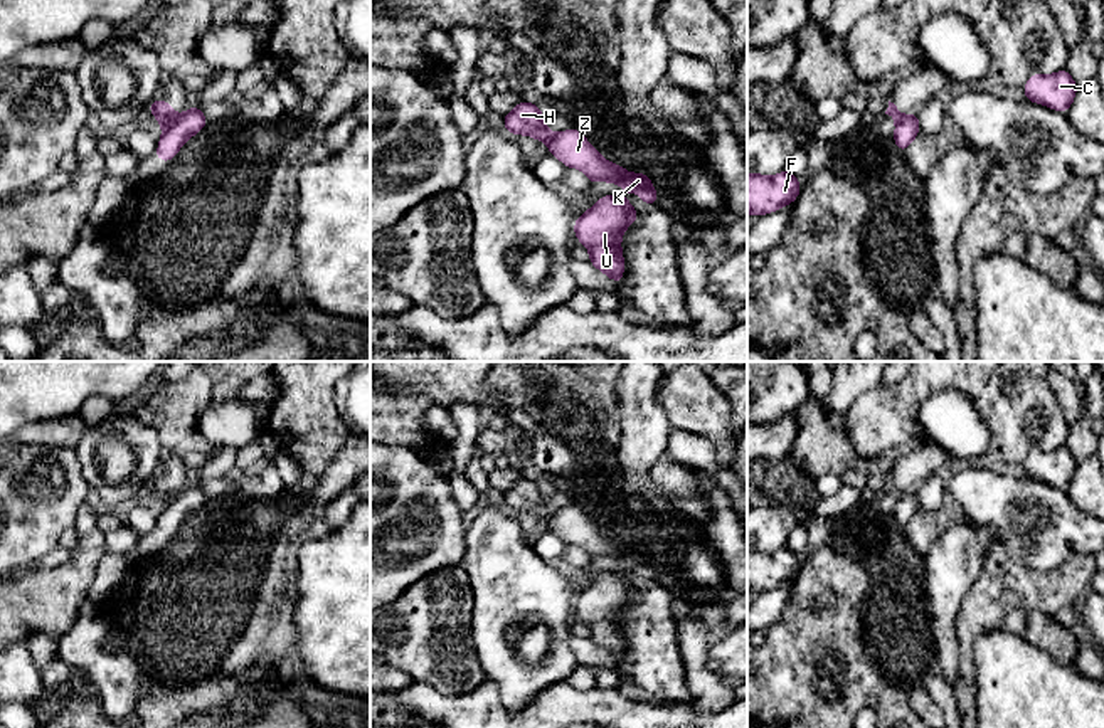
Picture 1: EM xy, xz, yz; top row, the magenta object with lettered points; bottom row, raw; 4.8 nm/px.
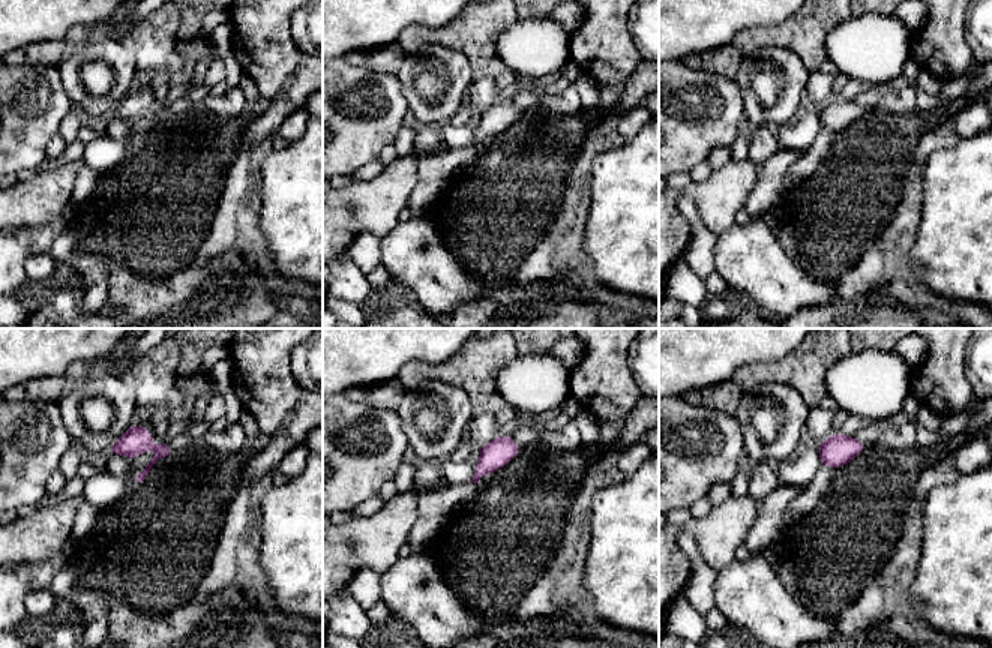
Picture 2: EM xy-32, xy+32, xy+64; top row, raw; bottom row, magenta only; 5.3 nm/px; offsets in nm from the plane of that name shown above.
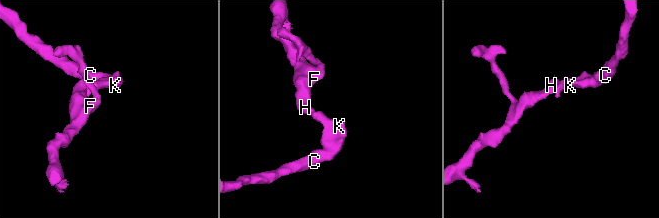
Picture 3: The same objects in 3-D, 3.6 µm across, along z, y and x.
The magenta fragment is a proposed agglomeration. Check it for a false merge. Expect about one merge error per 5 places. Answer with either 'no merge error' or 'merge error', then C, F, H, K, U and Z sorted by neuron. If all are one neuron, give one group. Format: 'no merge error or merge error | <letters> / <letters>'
merge error | C K U Z / F H

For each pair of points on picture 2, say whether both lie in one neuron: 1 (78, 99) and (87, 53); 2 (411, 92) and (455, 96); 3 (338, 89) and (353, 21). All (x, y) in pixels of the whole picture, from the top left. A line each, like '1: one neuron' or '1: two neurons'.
1: one neuron
2: one neuron
3: two neurons

